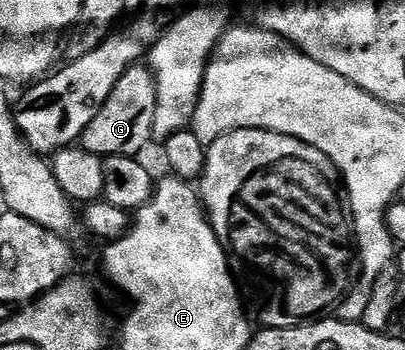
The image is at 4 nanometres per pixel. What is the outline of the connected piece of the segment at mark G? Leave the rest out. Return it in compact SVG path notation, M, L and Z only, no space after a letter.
M138 65L127 69L119 81L115 81L115 89L111 89L111 97L95 113L95 121L87 125L82 133L79 145L92 155L108 157L111 155L140 156L141 150L153 139L155 125L155 109L157 108L157 79L148 65Z

